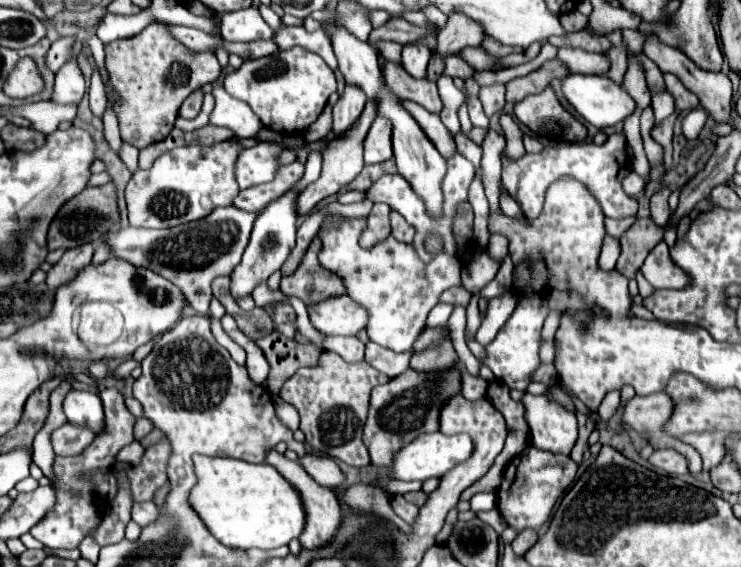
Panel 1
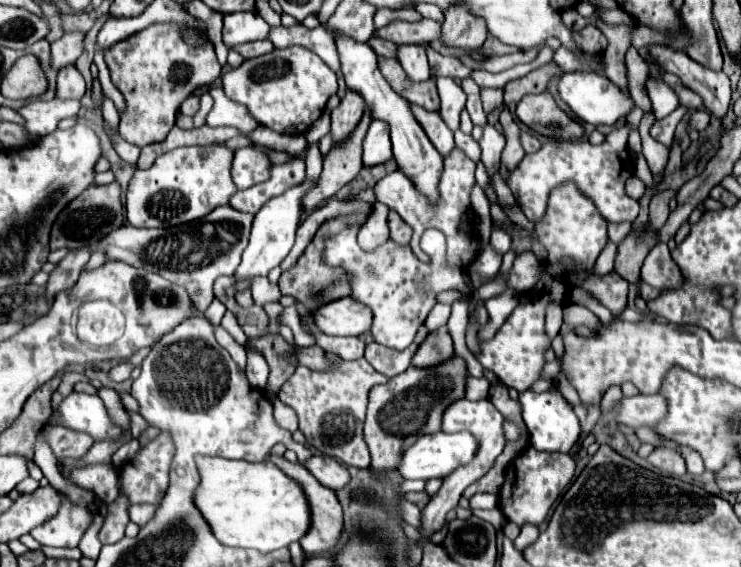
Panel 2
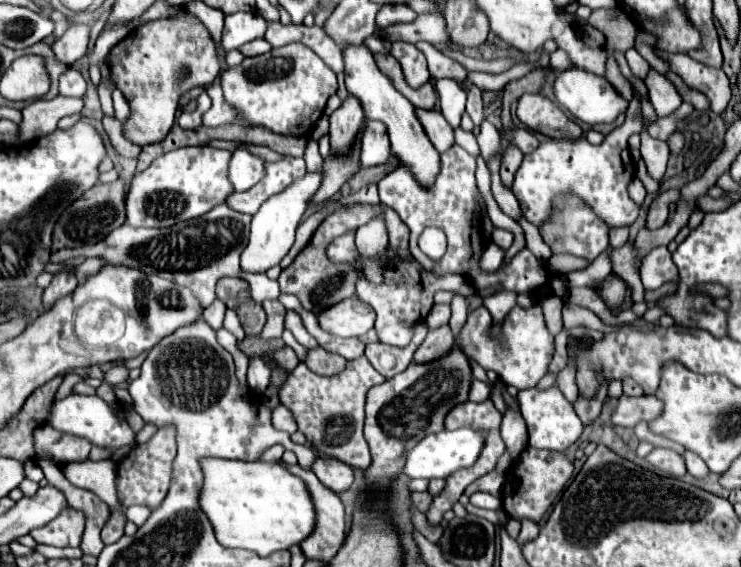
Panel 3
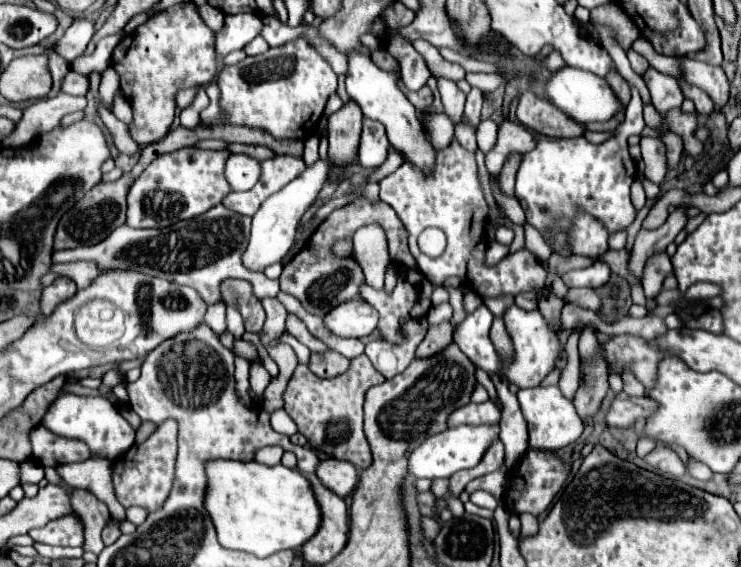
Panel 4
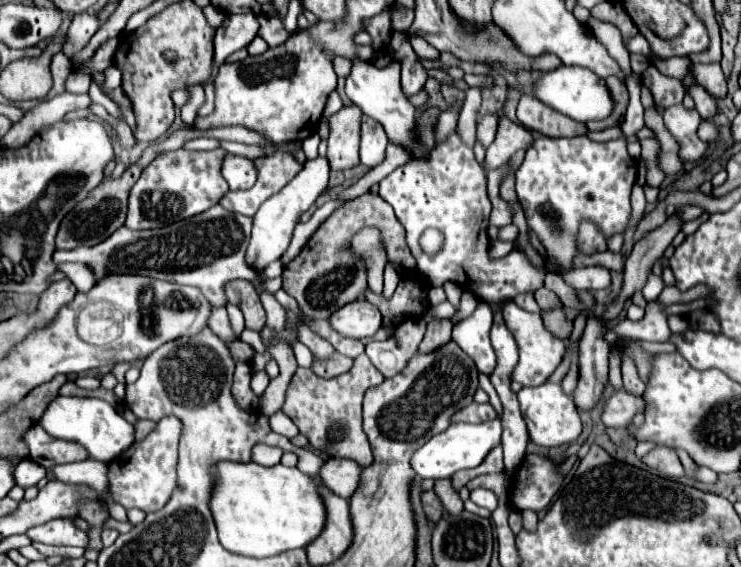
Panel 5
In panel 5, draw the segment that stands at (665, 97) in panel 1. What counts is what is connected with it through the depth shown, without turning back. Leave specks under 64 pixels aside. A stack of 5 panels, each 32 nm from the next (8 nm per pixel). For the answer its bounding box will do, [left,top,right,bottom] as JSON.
[642,66,684,108]

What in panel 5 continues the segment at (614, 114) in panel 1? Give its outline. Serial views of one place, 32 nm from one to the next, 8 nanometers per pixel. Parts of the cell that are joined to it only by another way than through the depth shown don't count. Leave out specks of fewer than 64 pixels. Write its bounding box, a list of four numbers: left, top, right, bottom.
[532,66,614,122]

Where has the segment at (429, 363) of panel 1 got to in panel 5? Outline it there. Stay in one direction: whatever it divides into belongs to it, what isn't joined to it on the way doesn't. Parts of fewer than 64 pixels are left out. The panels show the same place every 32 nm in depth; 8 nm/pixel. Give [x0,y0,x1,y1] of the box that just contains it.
[418,314,452,352]

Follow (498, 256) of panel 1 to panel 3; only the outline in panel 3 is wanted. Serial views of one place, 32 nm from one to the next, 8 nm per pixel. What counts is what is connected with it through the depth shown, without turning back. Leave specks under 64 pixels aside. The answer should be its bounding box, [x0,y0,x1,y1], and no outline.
[492,228,514,250]

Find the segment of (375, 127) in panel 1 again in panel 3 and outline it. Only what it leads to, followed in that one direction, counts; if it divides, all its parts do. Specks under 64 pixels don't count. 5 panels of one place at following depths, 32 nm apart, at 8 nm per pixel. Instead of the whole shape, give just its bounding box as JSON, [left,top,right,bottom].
[360,120,392,166]

